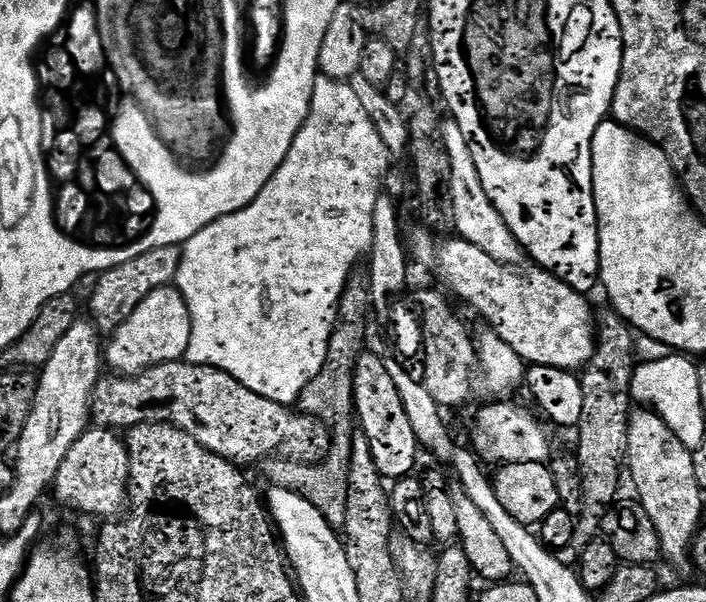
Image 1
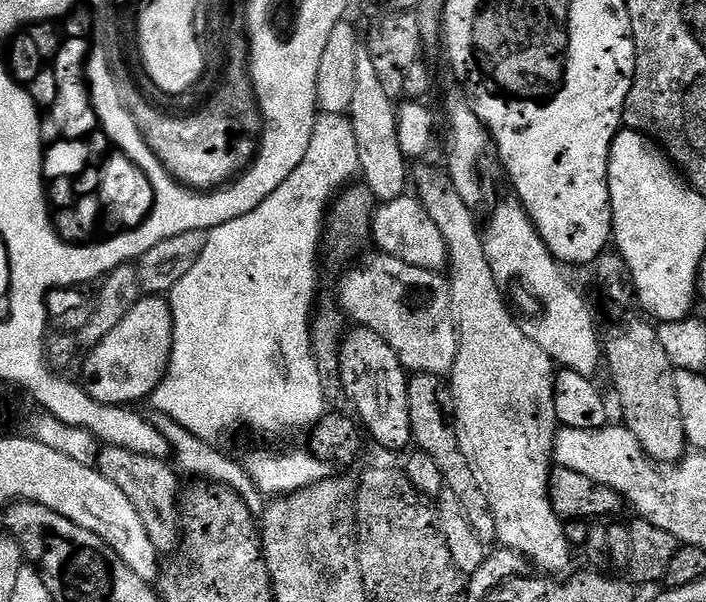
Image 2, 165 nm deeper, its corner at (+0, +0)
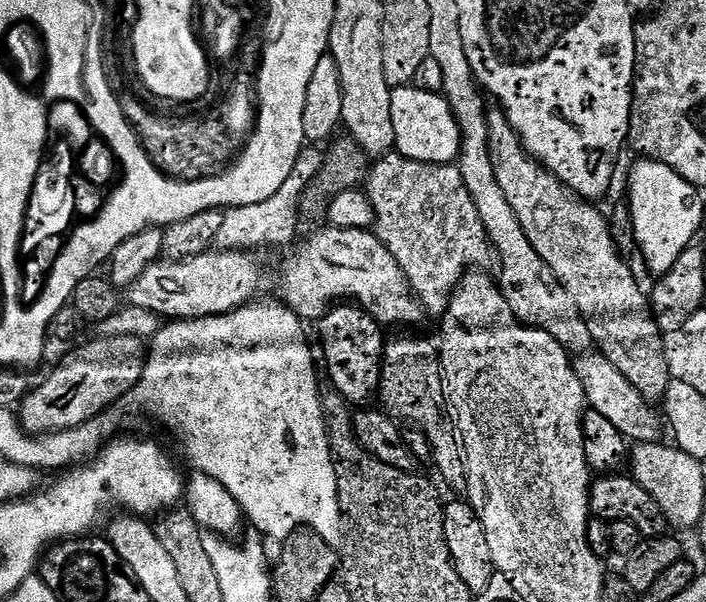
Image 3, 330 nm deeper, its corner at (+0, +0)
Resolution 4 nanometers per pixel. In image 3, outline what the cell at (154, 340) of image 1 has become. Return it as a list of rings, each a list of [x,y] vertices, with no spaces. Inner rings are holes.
[[[103,336],[76,348],[41,384],[37,383],[18,408],[20,425],[29,434],[70,430],[90,422],[100,412],[119,404],[142,378],[145,341],[136,336]]]

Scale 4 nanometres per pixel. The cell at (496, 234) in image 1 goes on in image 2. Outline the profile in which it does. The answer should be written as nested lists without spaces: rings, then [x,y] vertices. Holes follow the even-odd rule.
[[[509,198],[492,212],[488,228],[483,229],[484,249],[490,262],[490,270],[497,281],[521,280],[544,303],[545,312],[533,320],[523,321],[526,338],[530,338],[560,368],[569,368],[578,374],[592,378],[602,368],[602,336],[596,333],[596,320],[584,301],[584,296],[563,276],[561,265],[540,240],[523,206]]]

